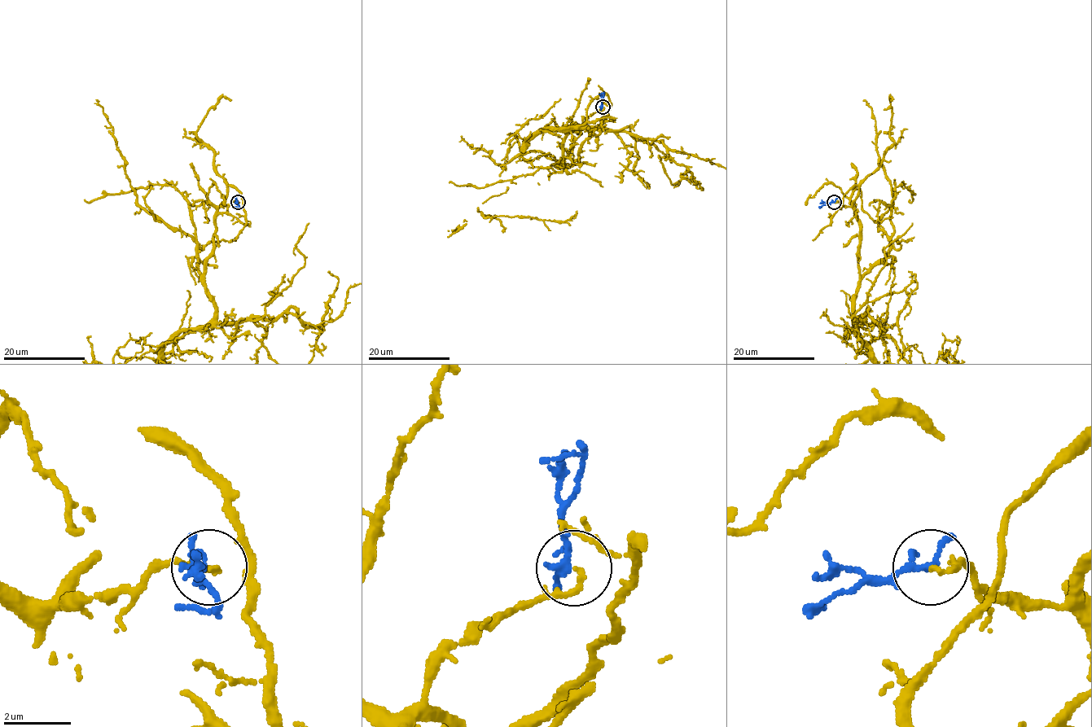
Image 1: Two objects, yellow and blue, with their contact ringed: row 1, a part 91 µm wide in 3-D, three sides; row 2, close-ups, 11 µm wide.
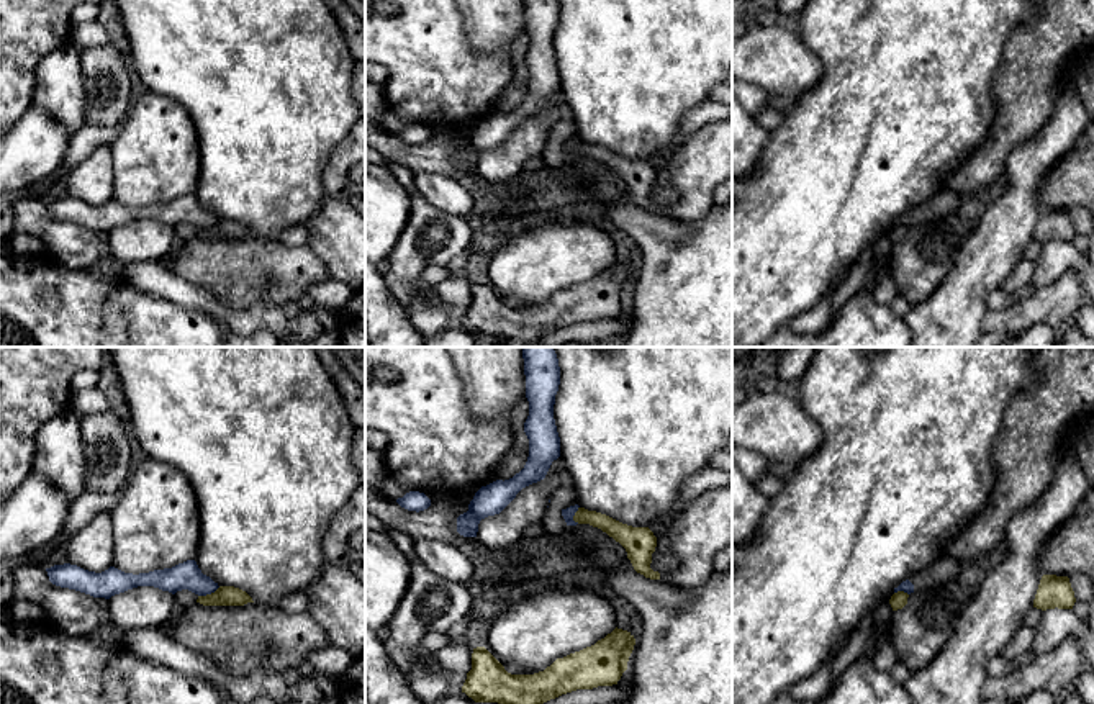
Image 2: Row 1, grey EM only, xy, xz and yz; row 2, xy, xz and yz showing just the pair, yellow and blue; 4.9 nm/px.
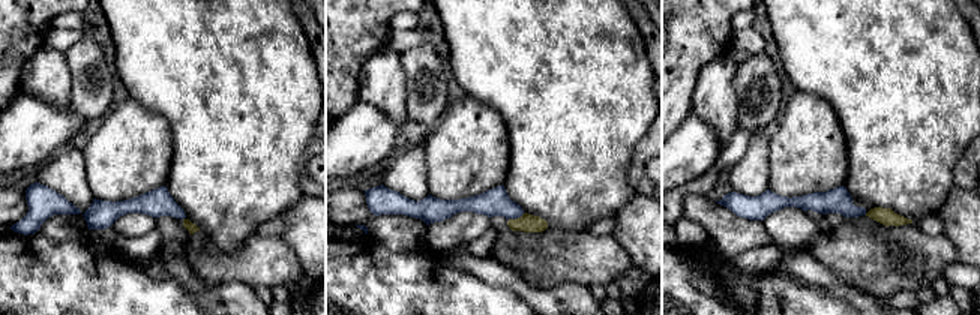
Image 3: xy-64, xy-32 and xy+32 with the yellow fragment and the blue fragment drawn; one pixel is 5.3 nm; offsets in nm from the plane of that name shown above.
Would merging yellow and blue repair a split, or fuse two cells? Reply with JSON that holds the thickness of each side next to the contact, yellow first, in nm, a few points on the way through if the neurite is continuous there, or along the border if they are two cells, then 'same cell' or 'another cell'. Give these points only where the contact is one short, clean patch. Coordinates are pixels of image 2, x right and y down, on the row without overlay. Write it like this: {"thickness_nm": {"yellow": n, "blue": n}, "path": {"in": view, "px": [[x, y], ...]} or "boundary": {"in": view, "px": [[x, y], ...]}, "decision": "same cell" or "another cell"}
{"thickness_nm": {"yellow": 100, "blue": 140}, "boundary": {"in": "xy", "px": [[220, 220], [198, 230]]}, "decision": "another cell"}

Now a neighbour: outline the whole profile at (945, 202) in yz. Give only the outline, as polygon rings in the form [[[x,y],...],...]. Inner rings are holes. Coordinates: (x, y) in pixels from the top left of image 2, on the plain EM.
[[[942,188],[938,193],[911,208],[909,213],[902,214],[897,221],[894,221],[894,226],[904,224],[911,228],[914,224],[938,221],[943,216],[956,211],[960,201],[961,195],[953,190]]]

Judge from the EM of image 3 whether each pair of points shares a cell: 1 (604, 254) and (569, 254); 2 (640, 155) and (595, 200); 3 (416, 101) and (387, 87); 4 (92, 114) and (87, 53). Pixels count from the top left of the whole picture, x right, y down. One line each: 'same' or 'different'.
1: same
2: different
3: different
4: same

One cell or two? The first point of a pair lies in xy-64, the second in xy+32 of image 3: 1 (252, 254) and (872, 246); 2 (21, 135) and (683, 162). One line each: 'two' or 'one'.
1: one
2: one

